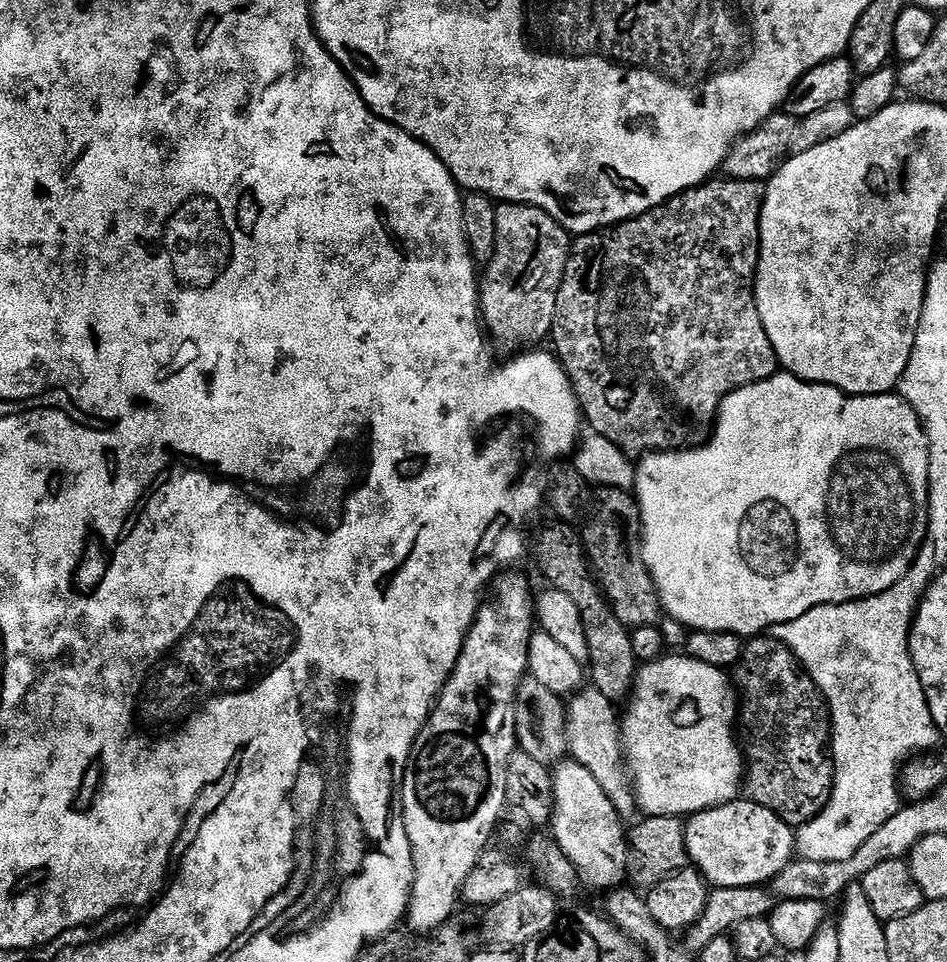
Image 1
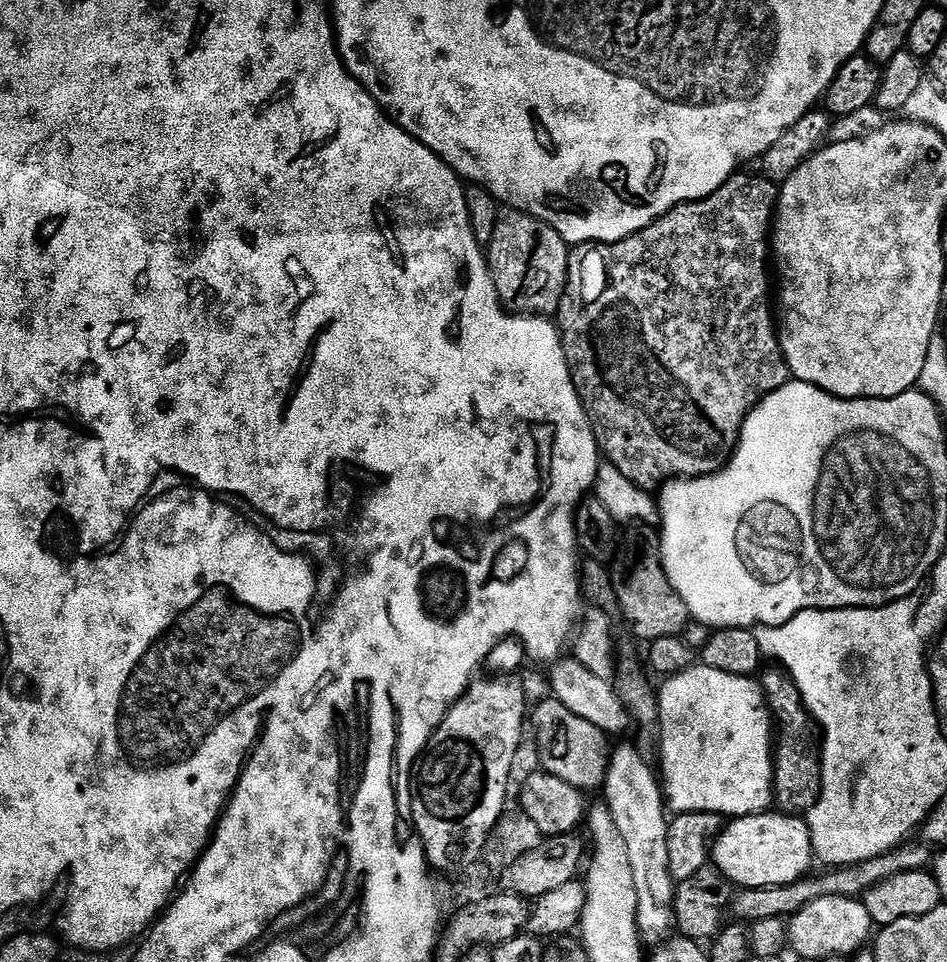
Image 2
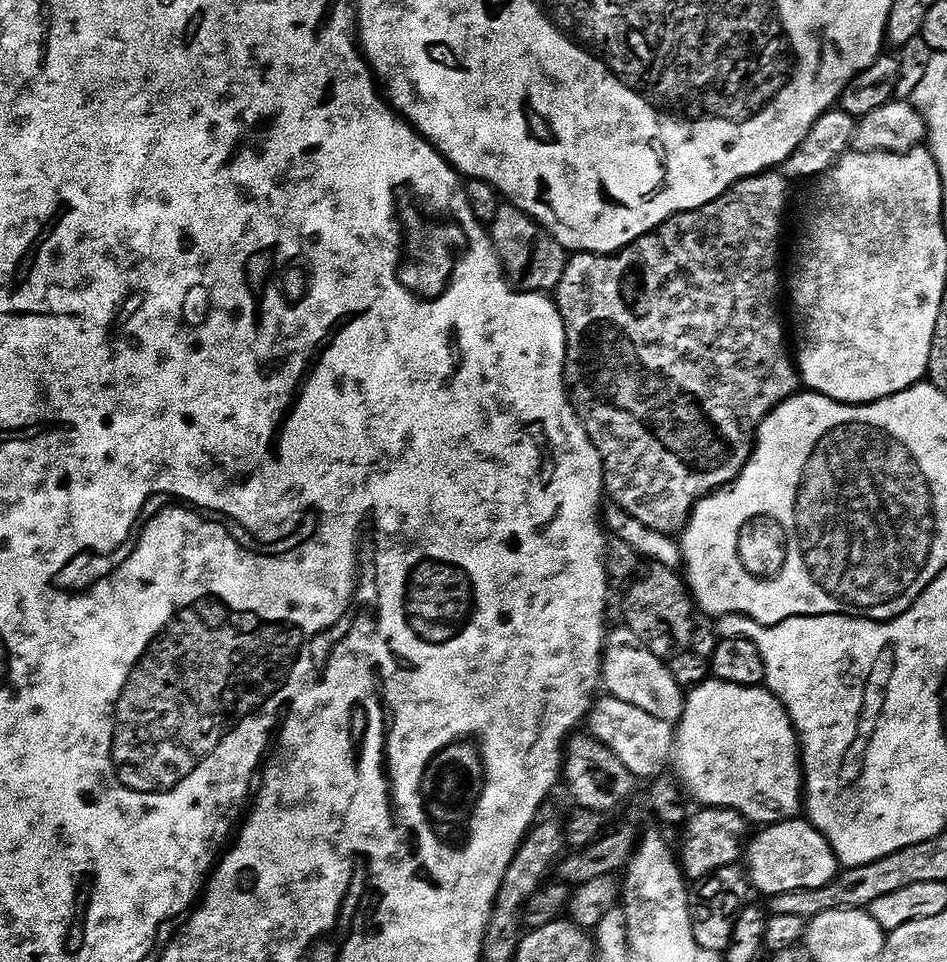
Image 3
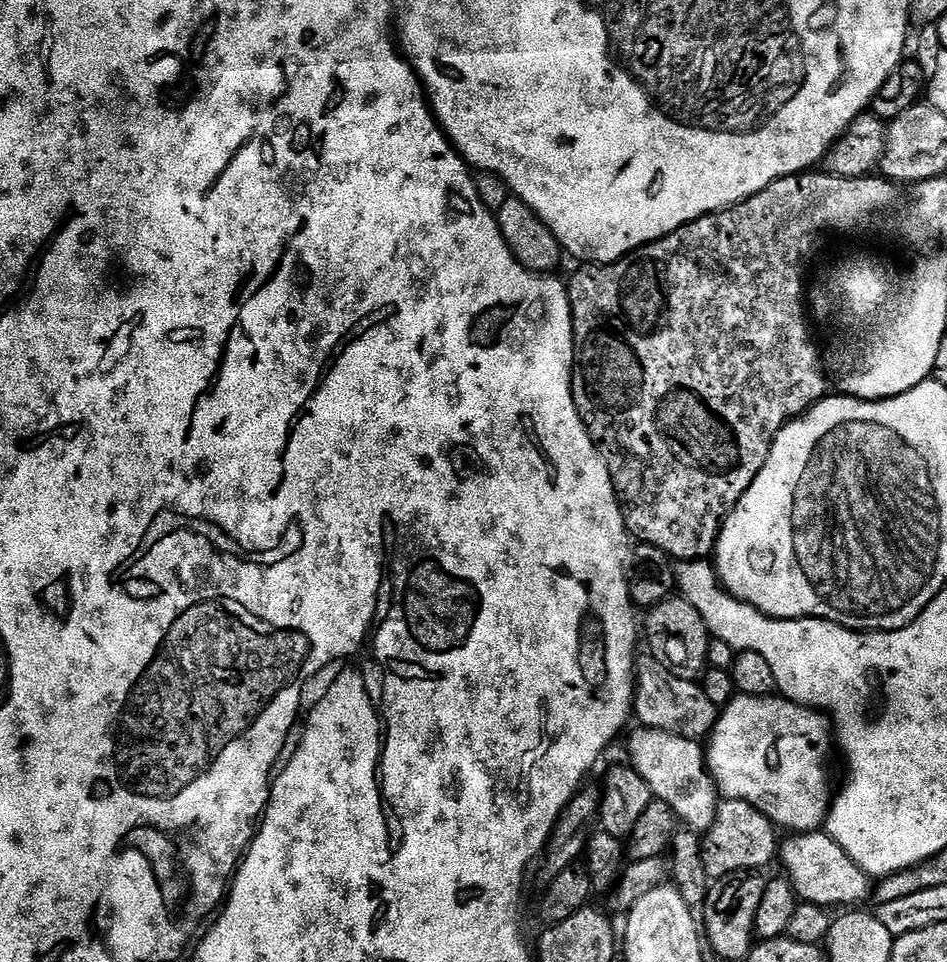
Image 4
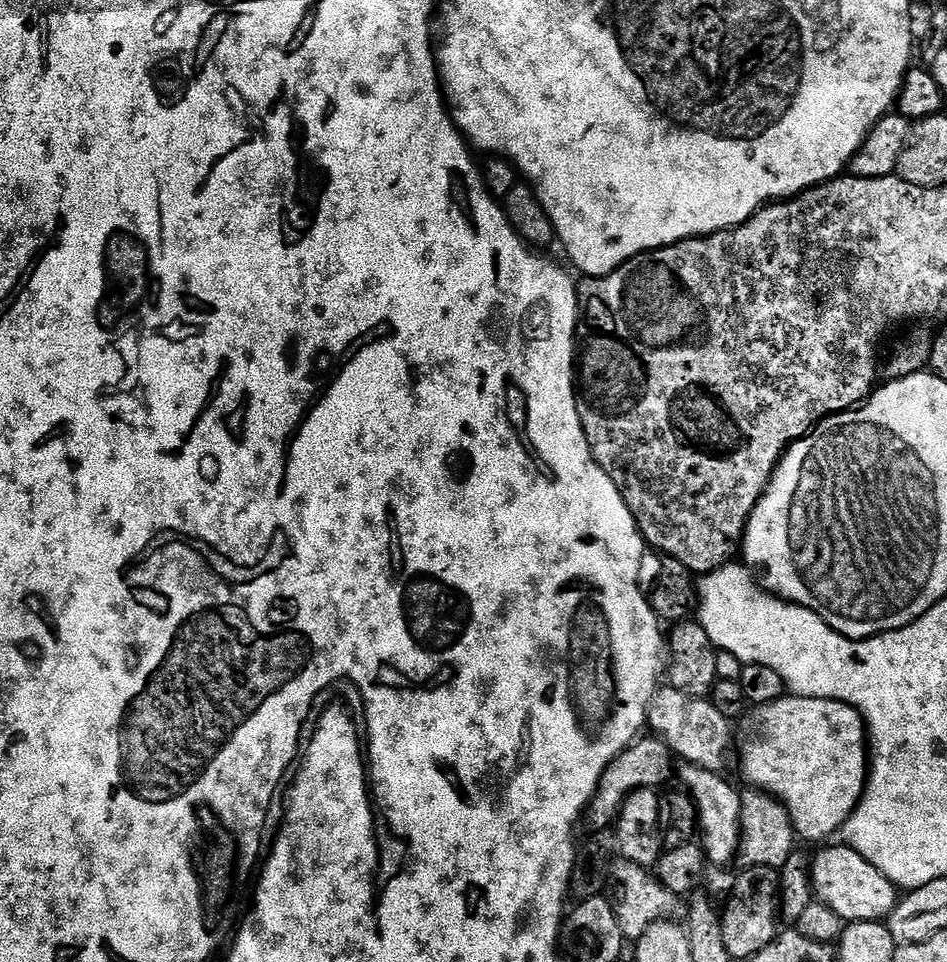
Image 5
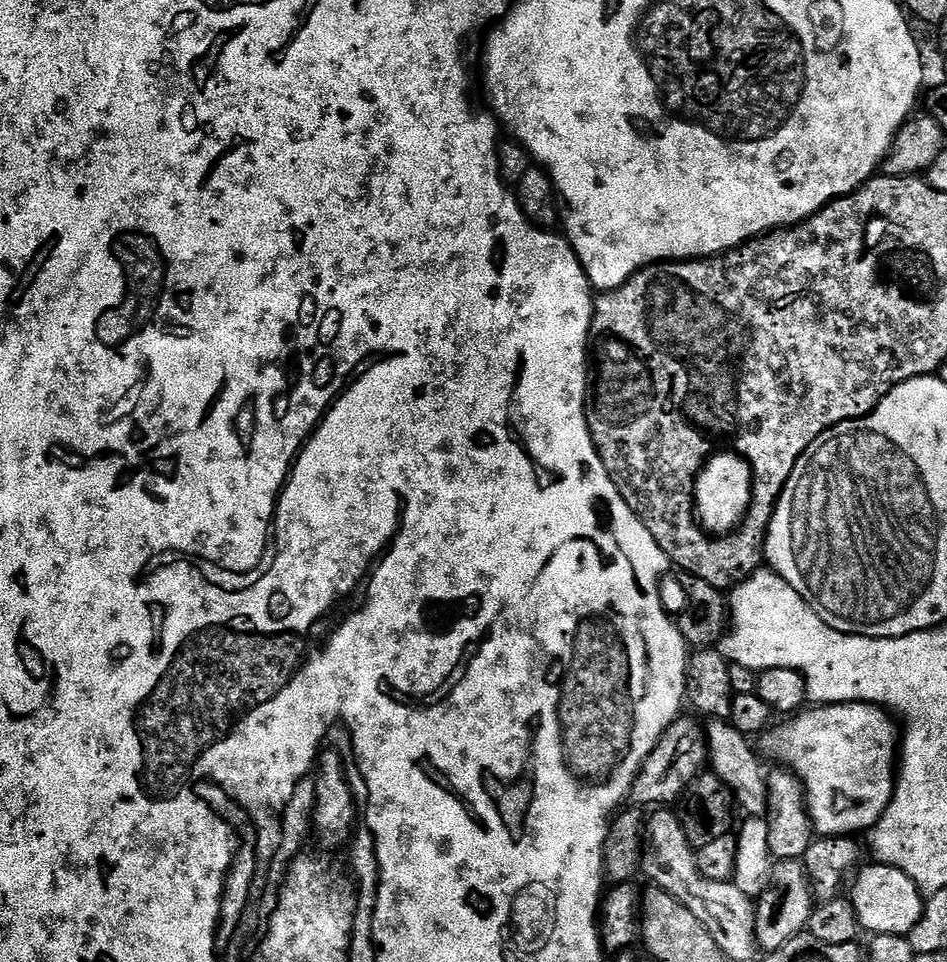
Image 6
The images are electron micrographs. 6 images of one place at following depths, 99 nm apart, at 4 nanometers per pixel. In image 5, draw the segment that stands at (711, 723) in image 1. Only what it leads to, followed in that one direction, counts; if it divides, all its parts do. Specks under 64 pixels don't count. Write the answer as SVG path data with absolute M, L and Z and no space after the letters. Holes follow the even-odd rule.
M785 694L782 699L775 700L769 704L755 705L743 717L742 723L738 728L738 764L740 760L740 772L749 781L751 787L760 789L761 792L770 792L776 799L784 803L784 808L792 818L792 824L796 827L796 835L801 841L804 840L824 840L820 842L828 842L832 835L839 833L843 829L844 824L850 818L850 814L860 804L860 799L864 797L864 786L868 778L868 769L870 767L870 752L866 747L866 725L864 717L861 716L859 710L854 706L850 706L846 702L838 702L837 700L827 700L826 698L802 698Z

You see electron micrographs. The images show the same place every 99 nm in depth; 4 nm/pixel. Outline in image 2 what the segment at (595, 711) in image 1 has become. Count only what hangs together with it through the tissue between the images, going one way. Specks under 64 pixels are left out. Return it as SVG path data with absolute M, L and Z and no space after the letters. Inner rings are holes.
M633 743L622 744L611 751L602 795L606 800L604 806L622 837L627 862L633 875L638 899L636 925L647 943L649 940L652 946L657 945L670 934L668 932L674 926L672 902L676 884L669 874L669 821L664 816L666 804L661 783L653 767L642 762Z

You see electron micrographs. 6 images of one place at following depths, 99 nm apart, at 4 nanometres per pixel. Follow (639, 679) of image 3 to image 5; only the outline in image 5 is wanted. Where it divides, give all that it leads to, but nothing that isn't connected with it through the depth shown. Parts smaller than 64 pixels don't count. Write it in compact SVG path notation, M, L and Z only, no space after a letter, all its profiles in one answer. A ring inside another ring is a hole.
M671 686L661 687L654 697L654 715L650 728L664 740L677 757L684 762L711 772L727 773L728 763L734 760L734 728L712 705L711 699L691 696Z

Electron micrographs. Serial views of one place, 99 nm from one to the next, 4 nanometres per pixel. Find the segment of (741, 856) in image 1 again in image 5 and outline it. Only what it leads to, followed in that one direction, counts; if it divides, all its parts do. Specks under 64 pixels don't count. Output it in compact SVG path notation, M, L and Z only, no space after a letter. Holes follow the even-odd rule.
M824 846L814 858L814 896L819 903L830 906L845 922L887 921L898 903L898 889L882 870L870 866L862 854L847 846Z

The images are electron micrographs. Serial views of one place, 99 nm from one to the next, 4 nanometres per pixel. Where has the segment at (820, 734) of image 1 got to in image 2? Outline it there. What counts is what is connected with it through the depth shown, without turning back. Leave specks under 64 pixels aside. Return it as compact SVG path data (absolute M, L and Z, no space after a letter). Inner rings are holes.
M775 670L776 672L765 671L764 684L762 683L762 691L764 699L768 701L769 709L774 717L775 723L778 725L778 735L774 740L774 771L772 774L772 782L774 785L774 804L779 811L785 814L804 814L808 809L816 804L820 799L820 748L818 747L818 728L808 709L801 702L798 690L794 686L792 679L788 677L788 673L783 670Z

